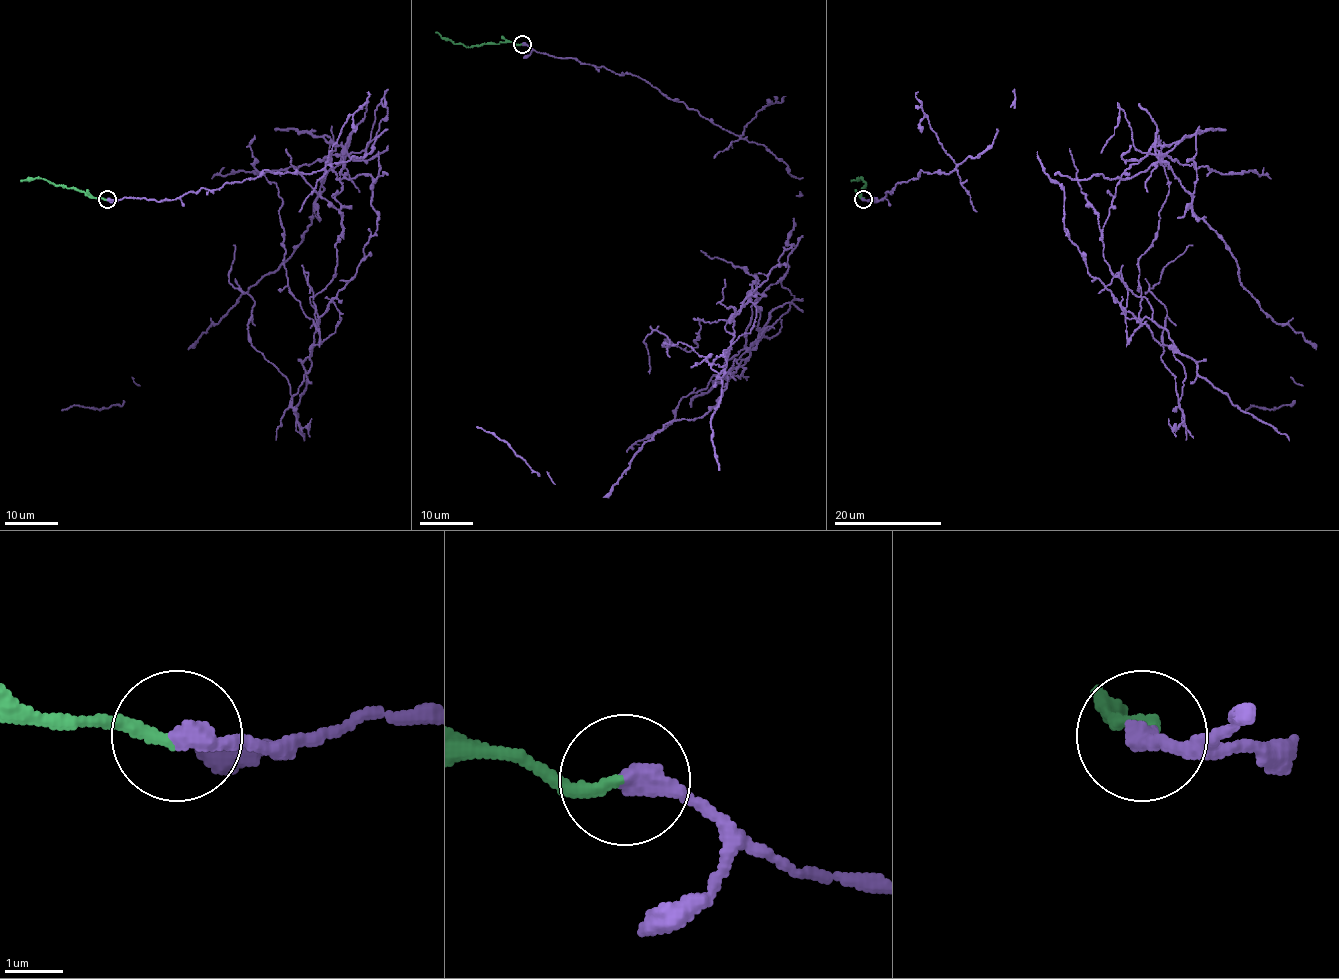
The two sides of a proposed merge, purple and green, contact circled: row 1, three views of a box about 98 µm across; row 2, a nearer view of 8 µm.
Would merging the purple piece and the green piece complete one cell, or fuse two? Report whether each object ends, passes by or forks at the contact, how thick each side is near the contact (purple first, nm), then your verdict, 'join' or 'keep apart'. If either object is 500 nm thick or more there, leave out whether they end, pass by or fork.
purple ends there; green ends there; 360 nm thick on the purple side, 220 nm on the other; keep apart

